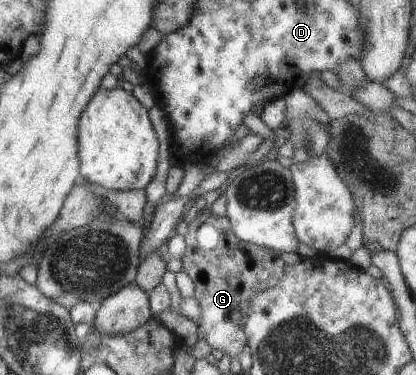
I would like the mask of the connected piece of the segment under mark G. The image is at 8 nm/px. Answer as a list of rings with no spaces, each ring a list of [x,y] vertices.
[[[203,209],[192,222],[188,223],[188,232],[184,240],[186,252],[182,257],[182,271],[185,271],[195,283],[194,298],[201,308],[198,327],[200,336],[204,337],[213,349],[220,349],[223,354],[227,353],[231,357],[238,356],[247,344],[244,322],[251,311],[249,299],[257,293],[275,287],[285,275],[286,263],[278,251],[241,241],[234,234],[229,219],[226,216],[215,215],[211,210]]]

